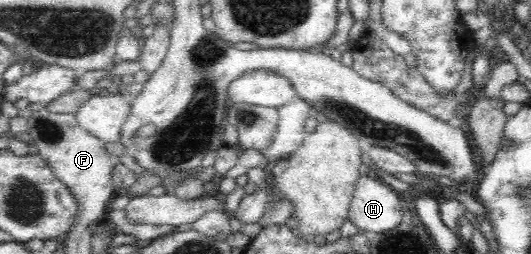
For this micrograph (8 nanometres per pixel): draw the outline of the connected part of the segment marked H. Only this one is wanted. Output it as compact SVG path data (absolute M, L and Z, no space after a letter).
M373 175L357 180L349 220L360 232L382 234L402 222L404 204L400 204L400 196L388 188L389 185Z

